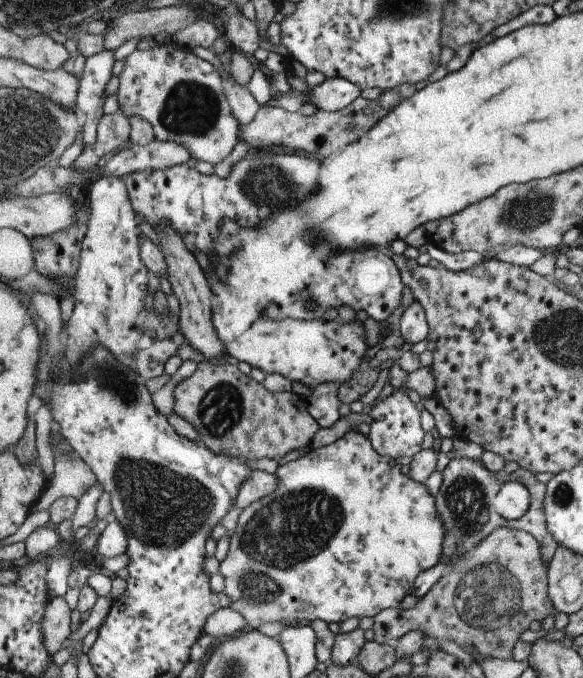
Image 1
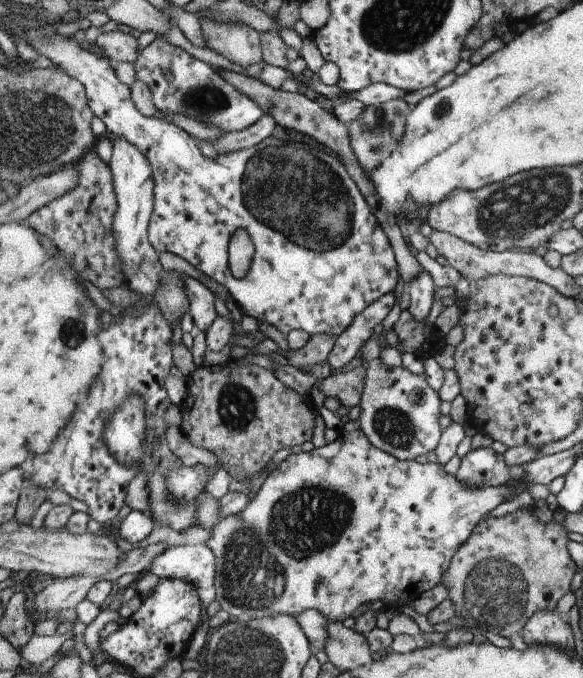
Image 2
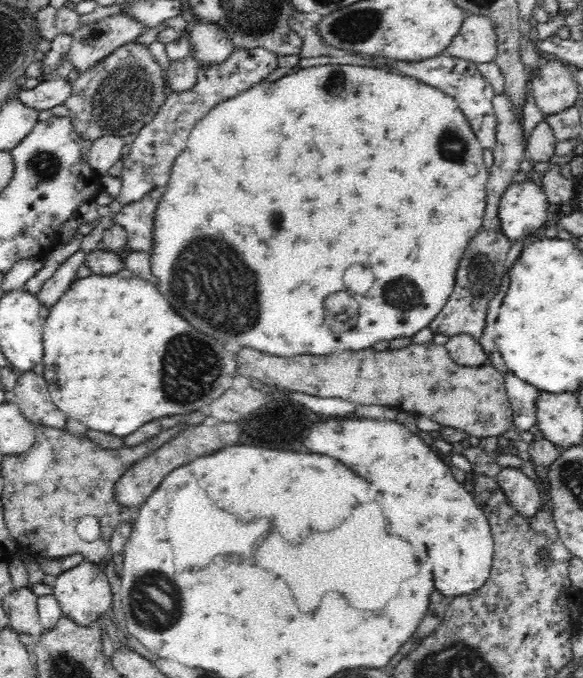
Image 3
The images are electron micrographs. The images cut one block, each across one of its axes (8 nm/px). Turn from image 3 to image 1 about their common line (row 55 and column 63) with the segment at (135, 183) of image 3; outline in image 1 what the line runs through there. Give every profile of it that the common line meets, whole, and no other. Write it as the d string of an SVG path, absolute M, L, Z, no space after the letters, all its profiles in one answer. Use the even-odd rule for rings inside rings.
M77 202L81 210L81 224L77 228L69 228L67 232L57 232L53 236L33 238L37 272L45 278L69 278L73 280L79 274L83 240L89 234L89 216L83 210L81 202Z

